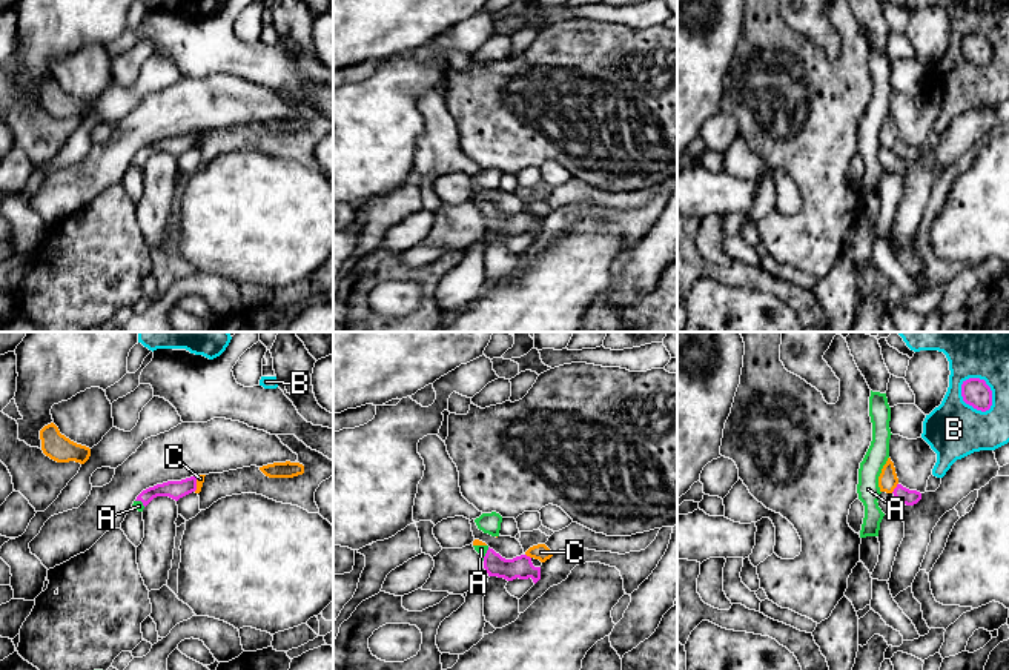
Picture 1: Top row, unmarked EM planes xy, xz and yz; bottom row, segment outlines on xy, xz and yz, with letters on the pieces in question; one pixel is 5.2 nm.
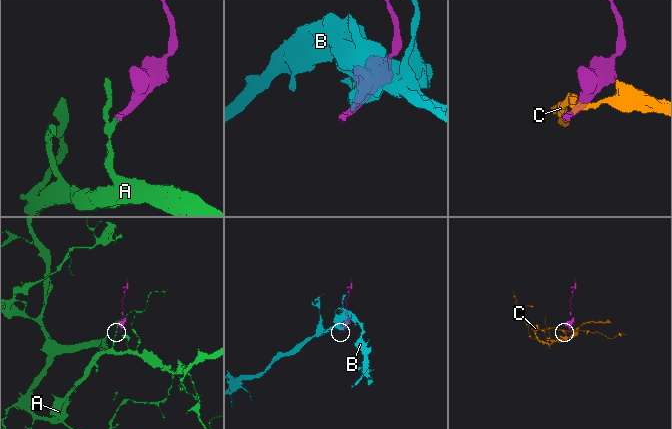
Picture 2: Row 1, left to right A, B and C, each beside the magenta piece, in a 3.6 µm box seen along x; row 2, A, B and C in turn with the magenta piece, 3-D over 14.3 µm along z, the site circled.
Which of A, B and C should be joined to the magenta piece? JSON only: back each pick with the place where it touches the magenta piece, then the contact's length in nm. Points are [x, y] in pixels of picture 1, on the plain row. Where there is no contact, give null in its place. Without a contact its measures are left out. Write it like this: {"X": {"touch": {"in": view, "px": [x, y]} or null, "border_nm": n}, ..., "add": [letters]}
{"A": {"touch": {"in": "xz", "px": [486, 209]}, "border_nm": 80}, "add": ["A"]}

